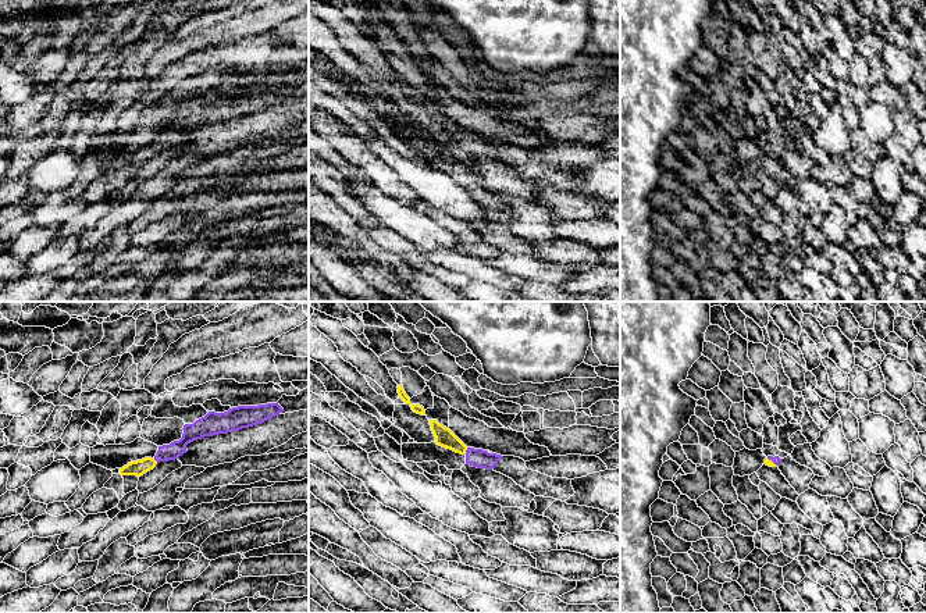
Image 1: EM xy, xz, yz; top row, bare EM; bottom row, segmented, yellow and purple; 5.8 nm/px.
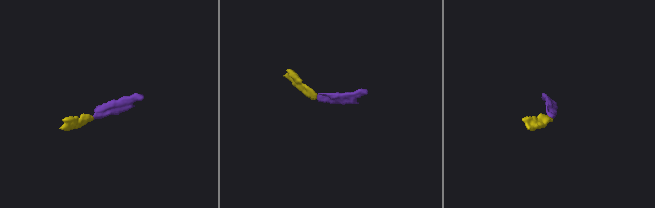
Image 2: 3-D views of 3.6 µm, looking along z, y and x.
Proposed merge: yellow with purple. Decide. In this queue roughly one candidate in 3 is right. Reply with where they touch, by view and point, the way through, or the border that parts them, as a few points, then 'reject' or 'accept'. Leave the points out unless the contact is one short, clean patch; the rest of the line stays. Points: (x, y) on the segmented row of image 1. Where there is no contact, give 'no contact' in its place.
contact xz (466, 449); way xz (444, 437), (466, 449), (477, 458); accept

